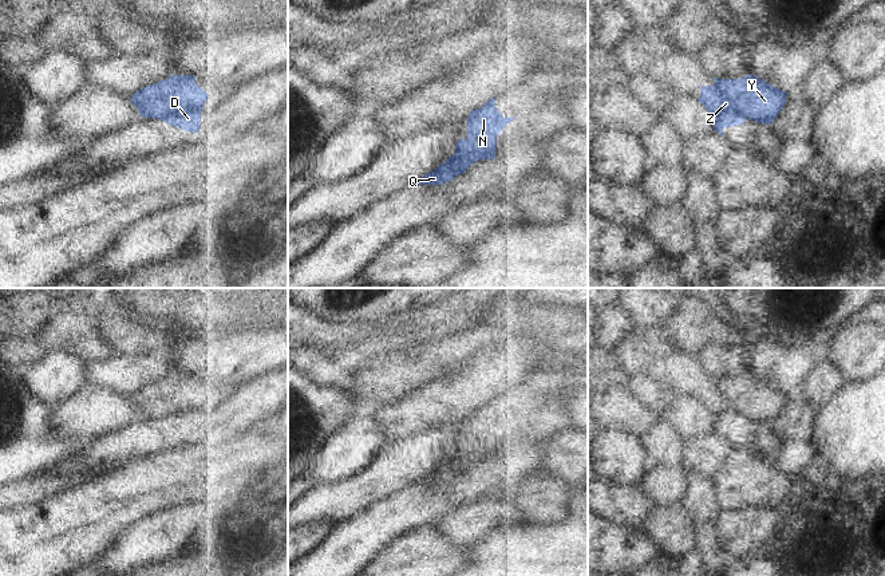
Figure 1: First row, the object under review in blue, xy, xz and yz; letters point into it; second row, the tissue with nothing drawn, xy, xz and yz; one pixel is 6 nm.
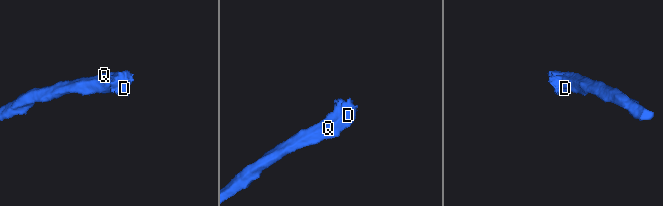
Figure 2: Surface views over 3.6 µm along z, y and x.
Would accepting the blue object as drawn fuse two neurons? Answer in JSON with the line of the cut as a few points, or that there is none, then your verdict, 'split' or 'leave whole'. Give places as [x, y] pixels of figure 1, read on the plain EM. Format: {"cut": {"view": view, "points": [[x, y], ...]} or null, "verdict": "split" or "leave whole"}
{"cut": null, "verdict": "leave whole"}

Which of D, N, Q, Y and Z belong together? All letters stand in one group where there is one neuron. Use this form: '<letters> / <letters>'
D N Q Y Z

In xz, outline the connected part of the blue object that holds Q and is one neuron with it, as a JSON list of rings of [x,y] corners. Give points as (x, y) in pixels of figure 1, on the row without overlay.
[[[491,398],[483,407],[471,410],[467,418],[467,438],[457,443],[457,453],[434,472],[423,476],[420,485],[443,485],[463,474],[471,465],[481,459],[494,459],[497,454],[497,437],[513,422],[503,418]]]

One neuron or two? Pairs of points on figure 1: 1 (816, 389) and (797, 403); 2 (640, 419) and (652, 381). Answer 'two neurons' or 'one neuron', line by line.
1: two neurons
2: two neurons

